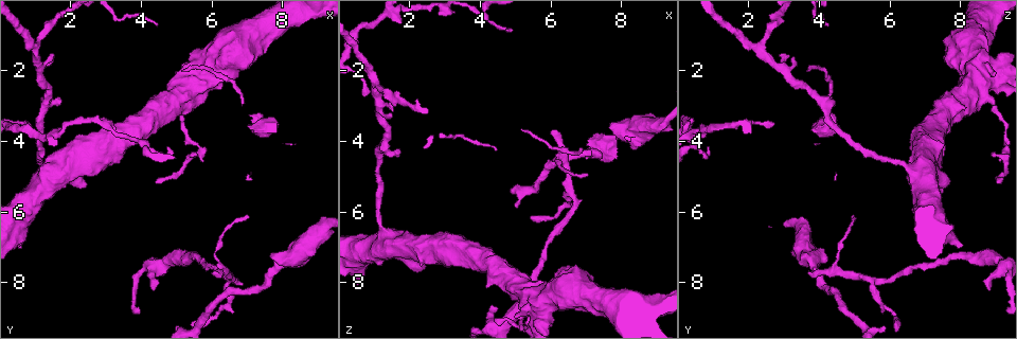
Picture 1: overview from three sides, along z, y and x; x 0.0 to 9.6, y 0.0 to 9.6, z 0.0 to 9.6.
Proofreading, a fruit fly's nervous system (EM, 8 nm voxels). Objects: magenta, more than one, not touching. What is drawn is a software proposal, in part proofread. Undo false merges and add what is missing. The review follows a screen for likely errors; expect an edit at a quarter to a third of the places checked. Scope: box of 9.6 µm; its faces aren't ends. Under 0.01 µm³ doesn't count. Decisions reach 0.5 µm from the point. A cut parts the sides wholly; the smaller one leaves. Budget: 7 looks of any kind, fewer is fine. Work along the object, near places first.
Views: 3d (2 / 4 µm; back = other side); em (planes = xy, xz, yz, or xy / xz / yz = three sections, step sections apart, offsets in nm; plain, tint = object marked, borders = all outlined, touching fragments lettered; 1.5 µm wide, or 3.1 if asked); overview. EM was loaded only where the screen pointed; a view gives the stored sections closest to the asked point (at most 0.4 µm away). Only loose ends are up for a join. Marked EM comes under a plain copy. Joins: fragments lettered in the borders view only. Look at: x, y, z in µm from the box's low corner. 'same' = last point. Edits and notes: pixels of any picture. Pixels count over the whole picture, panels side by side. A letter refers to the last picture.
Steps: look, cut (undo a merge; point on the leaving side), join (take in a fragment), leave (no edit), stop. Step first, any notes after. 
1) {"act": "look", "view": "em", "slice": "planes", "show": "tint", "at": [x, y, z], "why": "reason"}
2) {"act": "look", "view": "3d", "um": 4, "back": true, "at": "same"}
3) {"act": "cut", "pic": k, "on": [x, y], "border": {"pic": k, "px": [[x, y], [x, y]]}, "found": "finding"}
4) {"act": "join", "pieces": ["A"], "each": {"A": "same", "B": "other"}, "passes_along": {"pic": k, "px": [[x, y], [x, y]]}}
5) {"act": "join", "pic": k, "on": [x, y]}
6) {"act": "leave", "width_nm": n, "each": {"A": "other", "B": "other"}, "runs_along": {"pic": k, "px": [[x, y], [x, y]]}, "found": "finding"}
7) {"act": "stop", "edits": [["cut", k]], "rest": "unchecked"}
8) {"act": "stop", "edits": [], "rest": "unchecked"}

{"act": "look", "view": "3d", "um": 4, "at": [7.10, 3.25, 4.20], "why": "long arm stops here"}

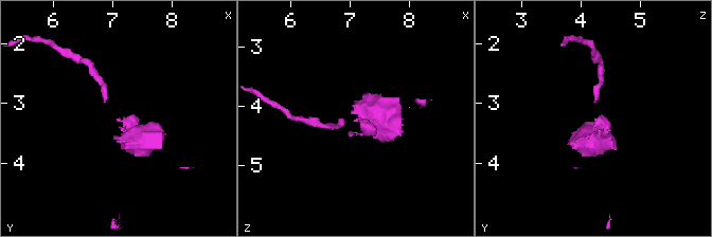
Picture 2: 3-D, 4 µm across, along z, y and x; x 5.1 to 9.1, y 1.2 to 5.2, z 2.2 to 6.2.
{"act": "look", "view": "em", "um": 3.1, "slice": "xy", "step": 16, "show": "borders", "at": [7.05, 3.25, 4.20]}

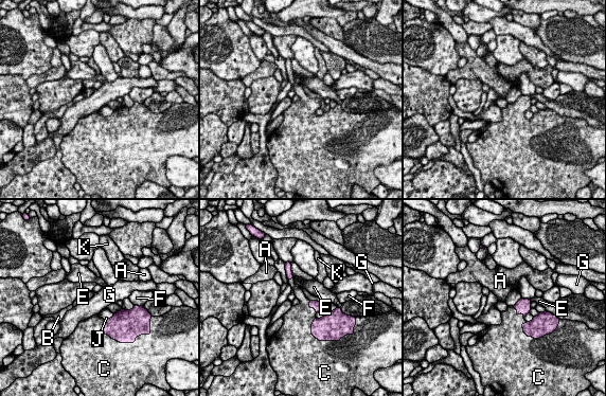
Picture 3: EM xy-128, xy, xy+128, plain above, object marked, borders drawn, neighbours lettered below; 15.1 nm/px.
{"act": "look", "view": "em", "um": 3.1, "slice": "planes", "show": "borders", "at": "same"}

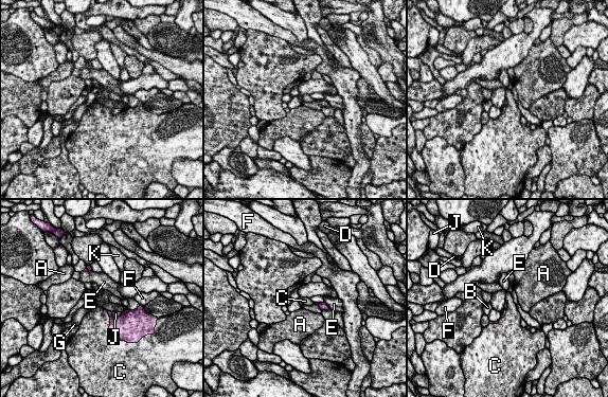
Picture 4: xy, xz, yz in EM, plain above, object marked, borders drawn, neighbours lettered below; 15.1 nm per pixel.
{"act": "join", "pic": 4, "on": [94, 326], "longest_contact_nm": ["C", 420], "each": {"A": "other", "B": "other", "C": "same", "D": "other", "E": "other", "F": "other", "G": "other", "J": "other", "K": "other"}, "found": "the neuron continues"}

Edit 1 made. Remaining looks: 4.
{"act": "look", "view": "3d", "um": 4, "back": true, "at": [4.30, 8.20, 8.80], "why": "an open end"}

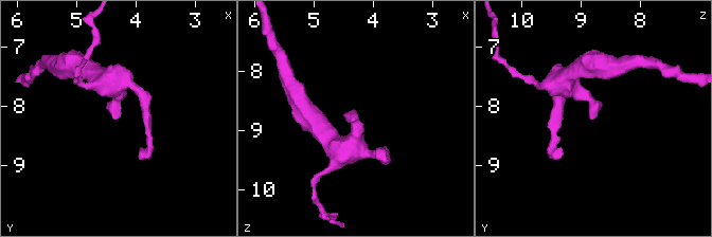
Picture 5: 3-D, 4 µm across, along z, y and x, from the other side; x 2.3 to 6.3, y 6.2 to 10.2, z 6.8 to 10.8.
{"act": "look", "view": "em", "slice": "xy", "step": 8, "show": "tint", "at": [4.30, 8.20, 8.80]}

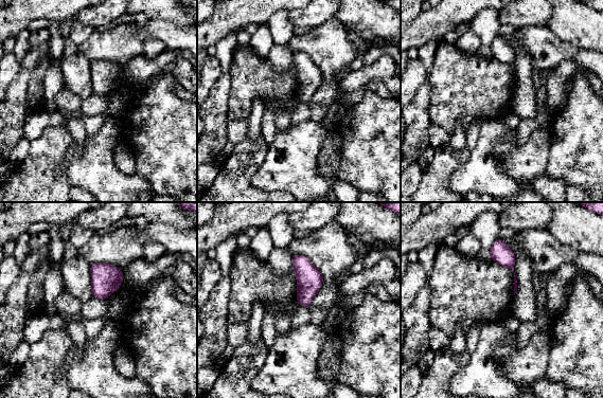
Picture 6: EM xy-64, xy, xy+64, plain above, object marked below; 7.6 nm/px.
{"act": "look", "view": "em", "slice": "planes", "show": "borders", "at": "same"}

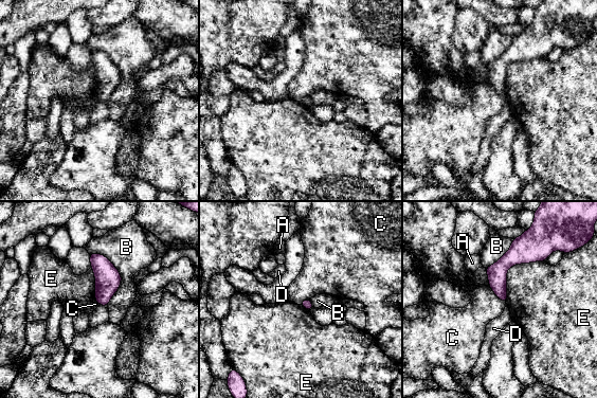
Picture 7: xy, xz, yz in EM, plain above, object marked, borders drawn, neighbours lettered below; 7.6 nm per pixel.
{"act": "leave", "each": {"A": "other", "B": "other", "C": "other", "D": "other", "E": "other"}, "found": "no lettered fragment goes on from it"}

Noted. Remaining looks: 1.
{"act": "stop", "edits": [["join", 4]], "rest": "unchecked"}

